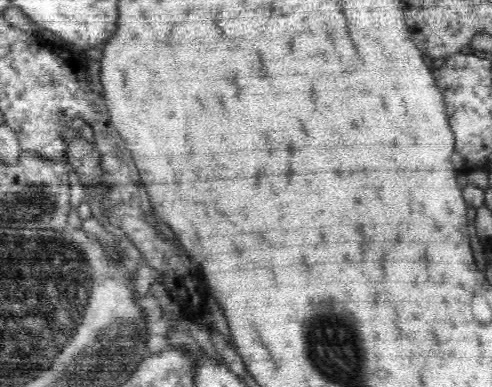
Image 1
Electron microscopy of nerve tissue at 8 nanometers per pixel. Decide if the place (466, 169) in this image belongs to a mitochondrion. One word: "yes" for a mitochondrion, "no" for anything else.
no

